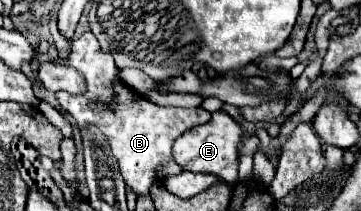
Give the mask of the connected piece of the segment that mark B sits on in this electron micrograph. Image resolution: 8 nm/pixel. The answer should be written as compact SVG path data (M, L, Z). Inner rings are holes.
M85 32L81 38L71 38L69 42L73 48L69 60L57 58L55 62L79 70L87 80L87 94L73 96L67 92L57 92L57 100L59 100L61 108L77 120L77 124L81 128L87 124L95 124L101 128L101 132L109 140L111 154L119 162L125 184L137 194L149 194L151 184L157 184L157 182L165 180L167 176L181 174L183 170L175 164L171 146L189 128L211 120L211 114L207 110L203 110L201 106L197 106L197 108L163 108L163 106L157 106L157 104L149 102L147 98L139 96L129 86L121 84L113 56L99 48L99 42L91 32Z

